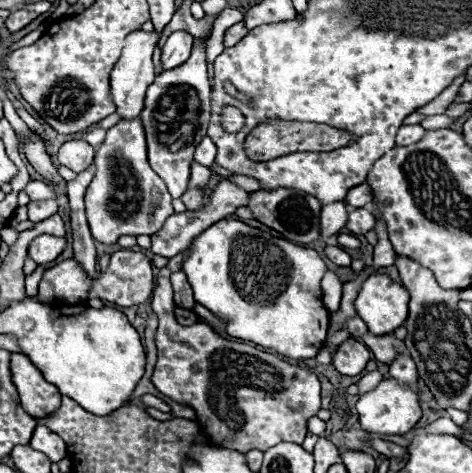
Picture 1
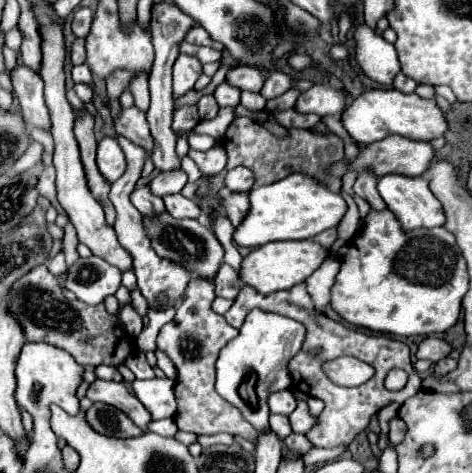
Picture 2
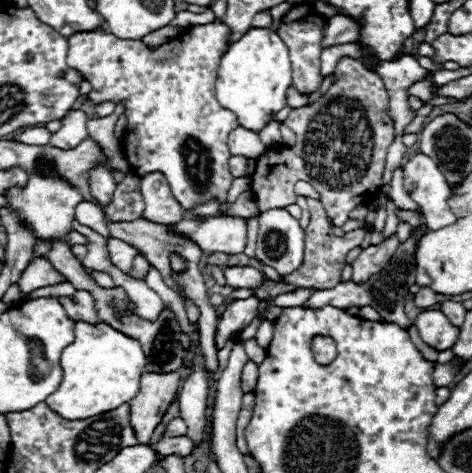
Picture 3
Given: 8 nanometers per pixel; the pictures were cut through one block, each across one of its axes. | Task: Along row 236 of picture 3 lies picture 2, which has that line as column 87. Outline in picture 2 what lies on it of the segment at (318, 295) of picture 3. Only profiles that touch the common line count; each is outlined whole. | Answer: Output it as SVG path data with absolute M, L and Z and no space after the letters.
M94 402L90 410L86 410L86 420L96 432L104 432L106 436L132 438L142 434L142 430L136 424L132 424L132 420L124 412L120 412L118 408L112 408L110 404Z

